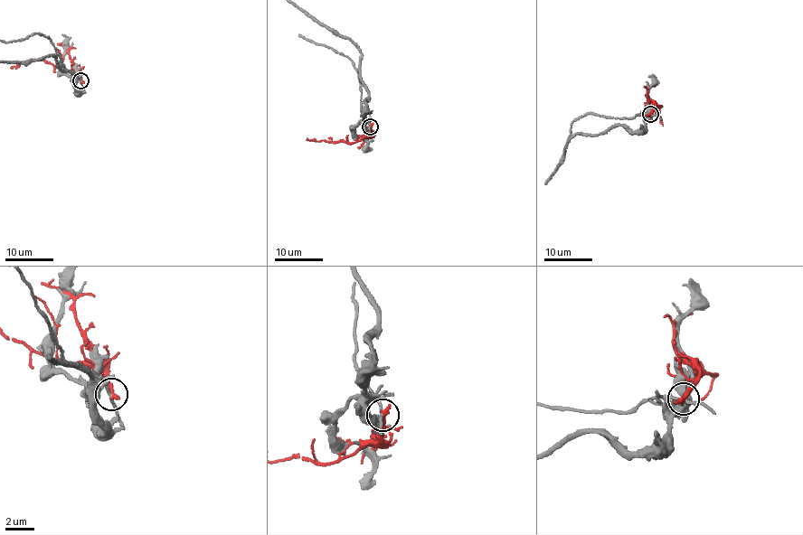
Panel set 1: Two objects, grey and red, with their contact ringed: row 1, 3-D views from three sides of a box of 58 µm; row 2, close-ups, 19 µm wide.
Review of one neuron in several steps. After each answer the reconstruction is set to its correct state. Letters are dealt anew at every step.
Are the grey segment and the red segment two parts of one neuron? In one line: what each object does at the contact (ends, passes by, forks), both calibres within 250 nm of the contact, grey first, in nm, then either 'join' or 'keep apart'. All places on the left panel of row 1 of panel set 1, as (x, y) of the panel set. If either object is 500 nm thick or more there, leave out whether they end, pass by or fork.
grey passes by | red ends | 200/340 nm | keep apart

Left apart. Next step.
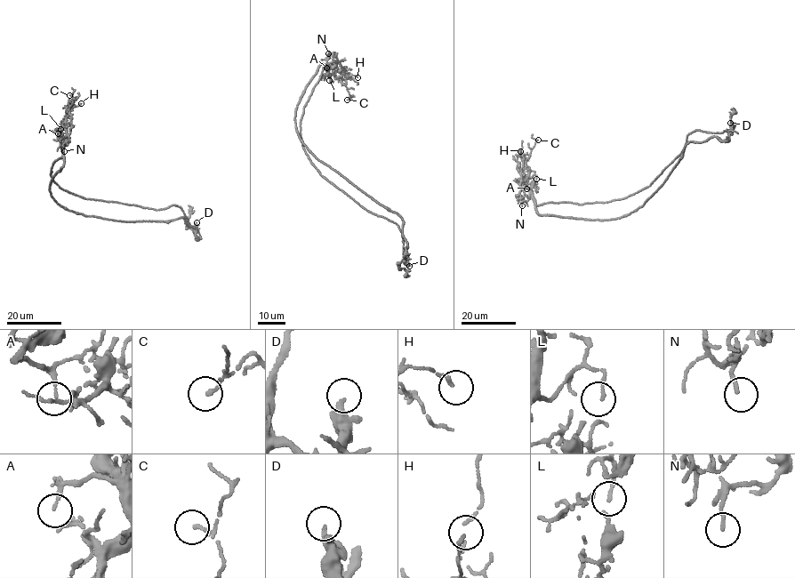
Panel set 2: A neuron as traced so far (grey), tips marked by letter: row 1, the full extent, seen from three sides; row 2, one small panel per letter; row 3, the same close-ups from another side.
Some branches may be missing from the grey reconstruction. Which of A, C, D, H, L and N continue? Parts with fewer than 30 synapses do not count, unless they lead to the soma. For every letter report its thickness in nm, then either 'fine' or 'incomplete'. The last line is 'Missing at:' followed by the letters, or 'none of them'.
A: 100 nm thick; fine
C: 120 nm thick; fine
D: 280 nm thick; fine
H: 150 nm thick; fine
L: 70 nm thick; fine
N: 130 nm thick; fine
Missing at: none of them

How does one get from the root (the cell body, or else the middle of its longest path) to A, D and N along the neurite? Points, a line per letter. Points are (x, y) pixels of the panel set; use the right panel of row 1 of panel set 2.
A: (637, 192), (609, 202), (550, 202), (537, 205), (533, 194), (526, 188)
D: (637, 192), (650, 185), (679, 155), (688, 134), (698, 130), (731, 131), (730, 123)
N: (637, 192), (609, 202), (550, 202), (537, 205), (530, 192), (530, 198), (523, 201), (522, 205)

